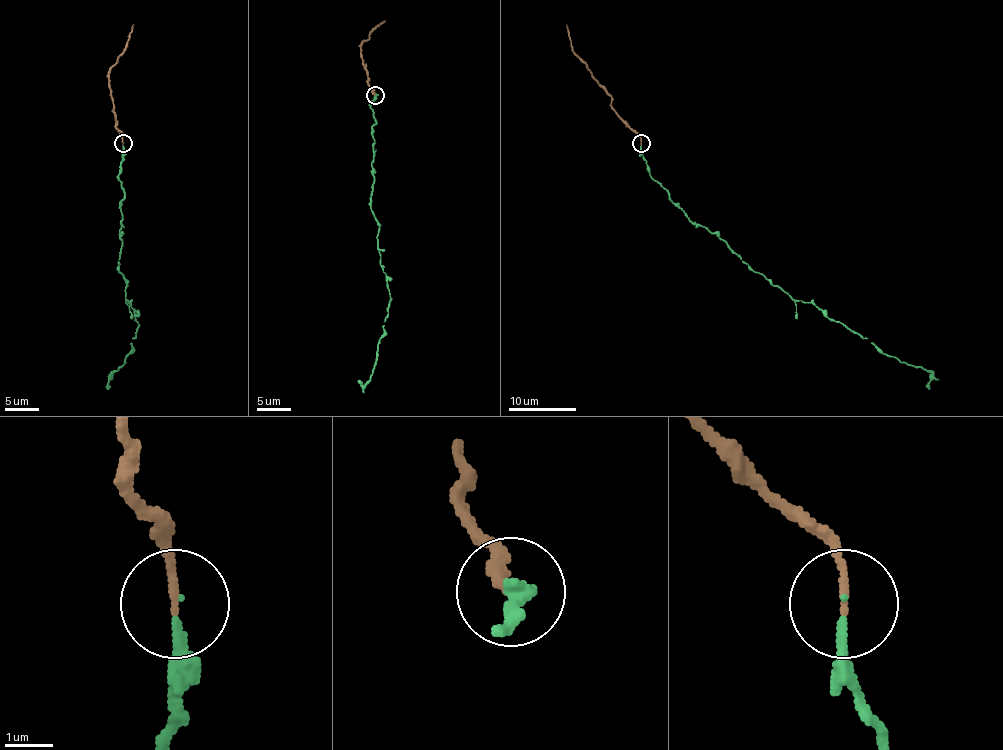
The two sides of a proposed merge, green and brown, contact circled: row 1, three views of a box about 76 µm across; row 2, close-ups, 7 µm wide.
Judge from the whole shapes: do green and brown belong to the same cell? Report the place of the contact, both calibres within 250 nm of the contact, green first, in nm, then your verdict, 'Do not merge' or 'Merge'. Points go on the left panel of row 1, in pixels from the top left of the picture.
Place: (123, 143). Thickness 140 nm (green) against 150 nm. Do not merge

